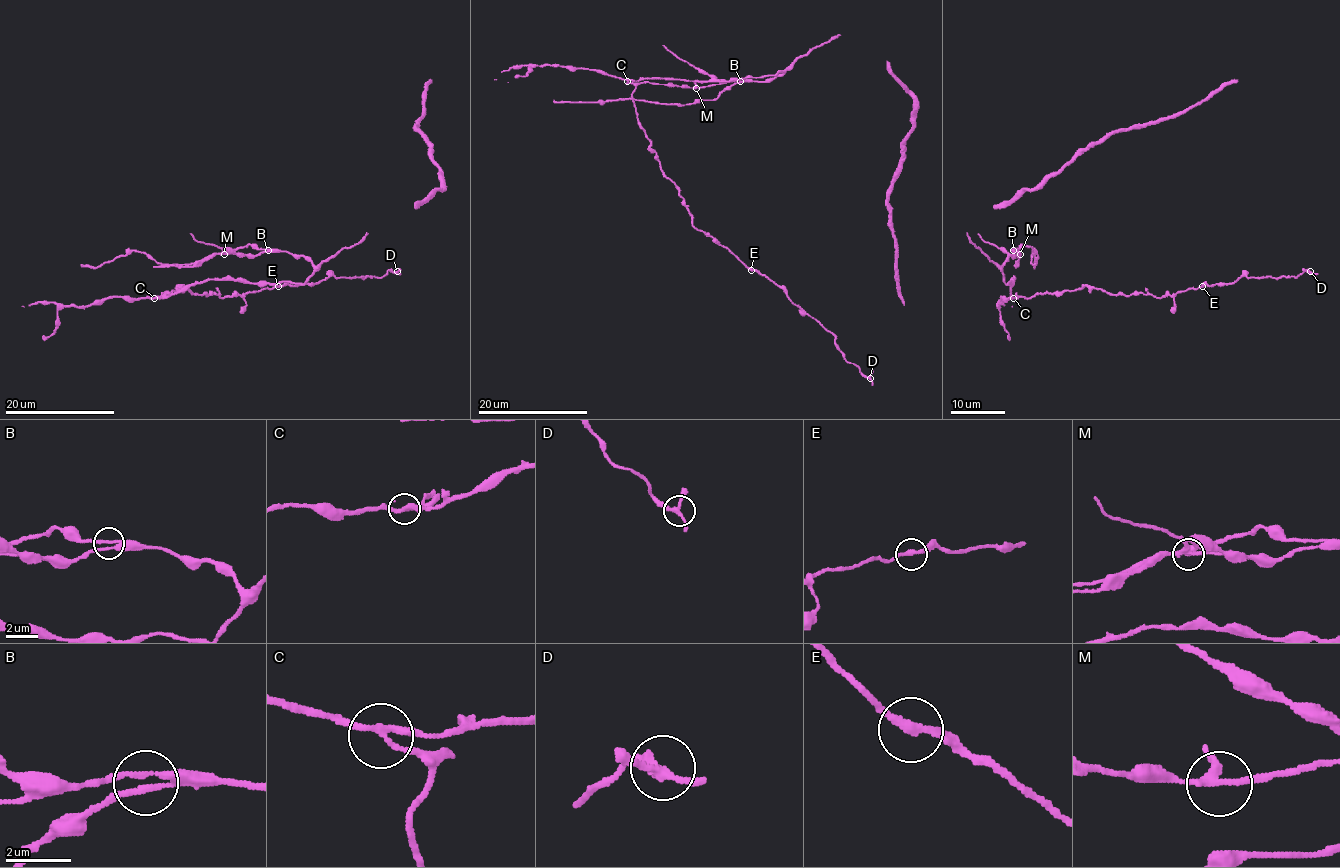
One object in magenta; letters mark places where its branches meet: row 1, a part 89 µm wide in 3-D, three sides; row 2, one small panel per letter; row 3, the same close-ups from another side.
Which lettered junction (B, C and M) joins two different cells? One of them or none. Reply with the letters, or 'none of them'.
C

